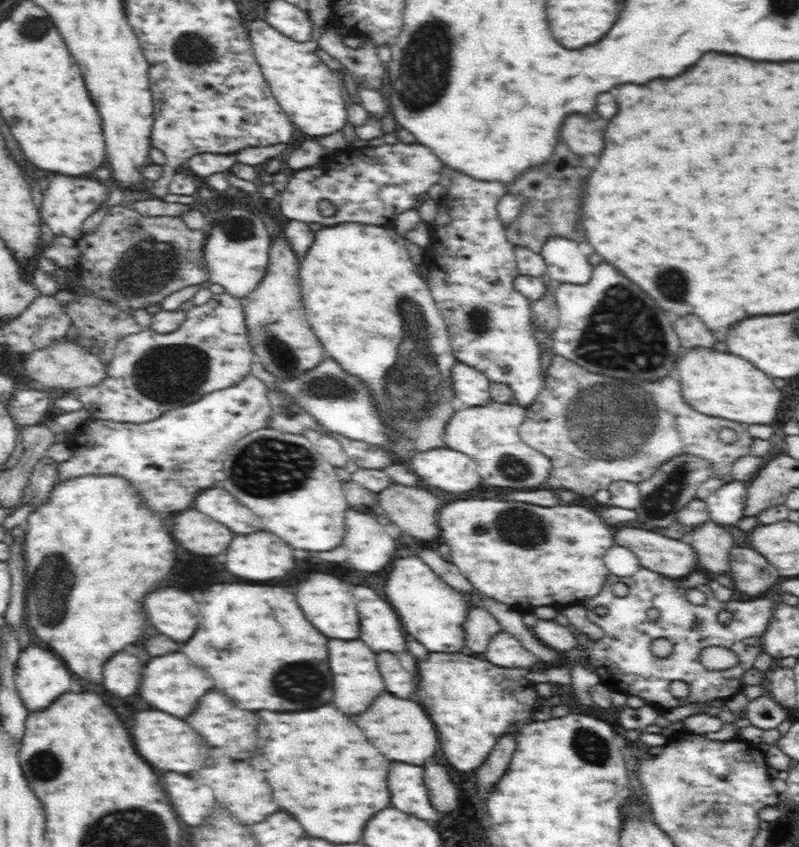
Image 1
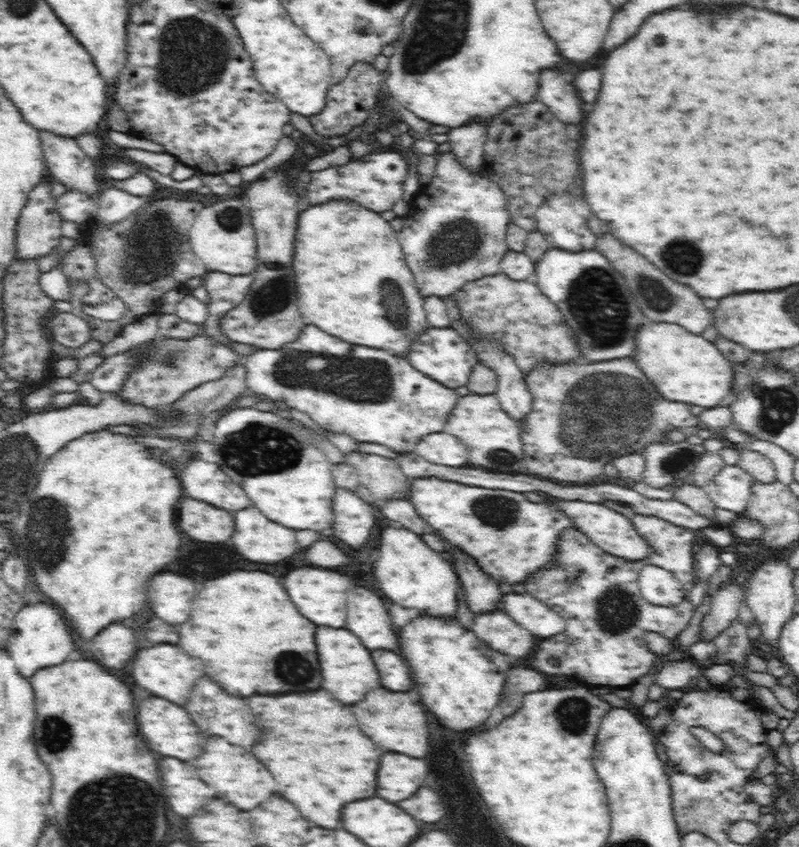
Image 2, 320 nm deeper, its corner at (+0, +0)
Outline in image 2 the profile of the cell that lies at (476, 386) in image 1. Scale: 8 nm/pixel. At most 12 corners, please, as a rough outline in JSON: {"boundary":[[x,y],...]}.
{"boundary":[[452,327],[424,328],[406,359],[450,389],[479,361]]}

